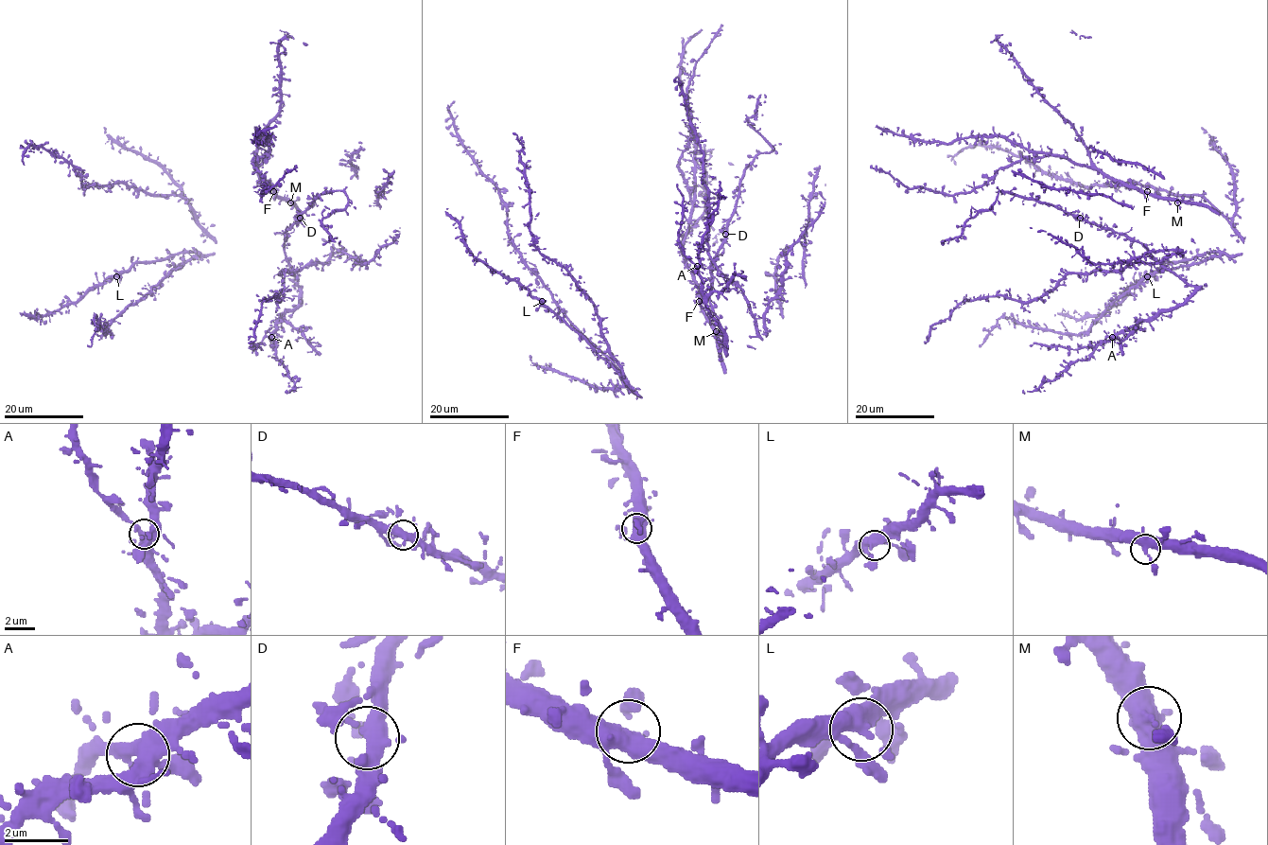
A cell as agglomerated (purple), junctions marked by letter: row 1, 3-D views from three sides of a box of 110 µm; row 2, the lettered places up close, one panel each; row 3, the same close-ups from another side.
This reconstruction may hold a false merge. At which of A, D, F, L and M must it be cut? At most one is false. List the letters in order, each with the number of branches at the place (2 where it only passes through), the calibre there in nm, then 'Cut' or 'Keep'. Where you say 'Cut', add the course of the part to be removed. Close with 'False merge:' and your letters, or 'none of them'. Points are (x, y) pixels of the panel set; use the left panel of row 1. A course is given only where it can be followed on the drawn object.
A: Branches: 4. Thickness 400 nm. Keep
D: Branches: 4. Thickness 360 nm. Keep
F: Branches: 4. Thickness 400 nm. Keep
L: Branches: 4. Thickness 400 nm. Keep
M: Branches: 4. Thickness 360 nm. Keep
False merge: none of them

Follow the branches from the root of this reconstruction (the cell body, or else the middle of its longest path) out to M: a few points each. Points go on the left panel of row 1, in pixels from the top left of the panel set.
M: (274, 200), (275, 193), (290, 202)

